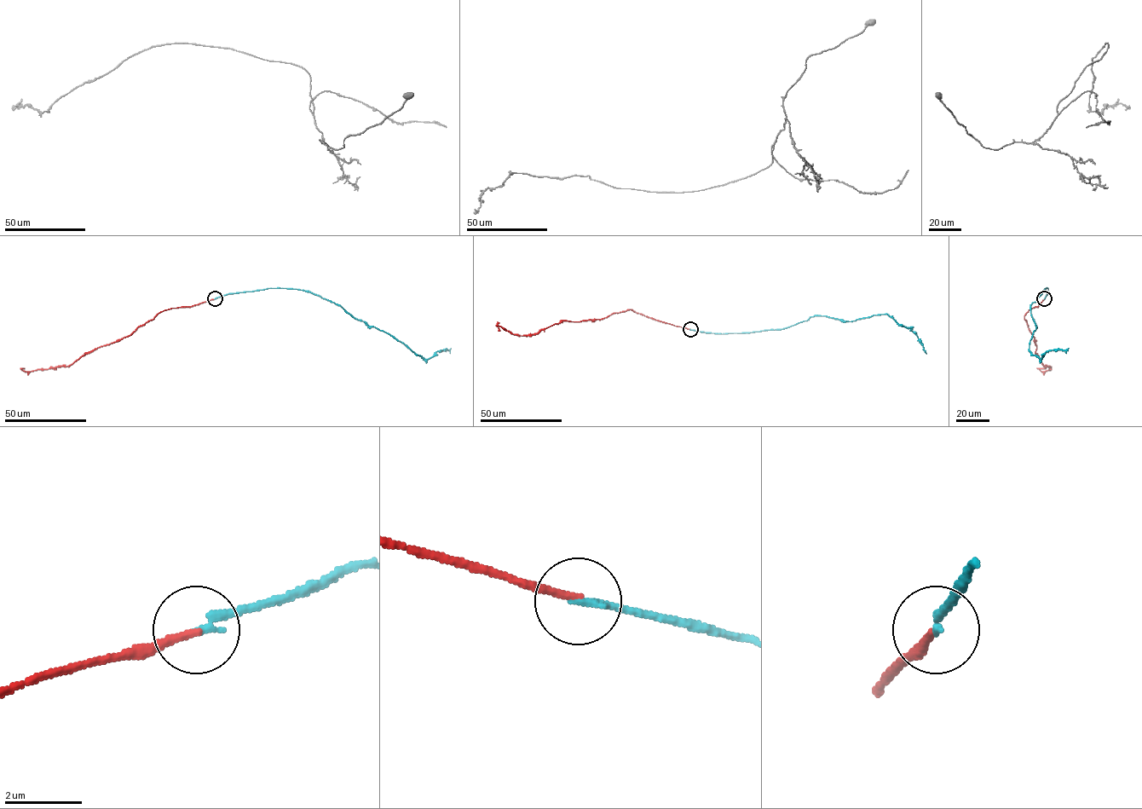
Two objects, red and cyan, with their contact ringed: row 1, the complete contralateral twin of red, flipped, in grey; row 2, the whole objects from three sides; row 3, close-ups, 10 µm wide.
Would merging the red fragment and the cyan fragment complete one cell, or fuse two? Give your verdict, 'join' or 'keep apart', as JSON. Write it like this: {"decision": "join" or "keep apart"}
{"decision": "keep apart"}

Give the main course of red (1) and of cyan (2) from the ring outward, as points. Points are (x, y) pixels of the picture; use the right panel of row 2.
1: (1044, 298), (1027, 312), (1024, 319), (1035, 338), (1035, 352), (1045, 366), (1050, 369), (1041, 371), (1046, 367)
2: (1045, 298), (1048, 291), (1046, 288), (1030, 306), (1036, 327), (1029, 350), (1040, 359), (1048, 350), (1069, 349)

